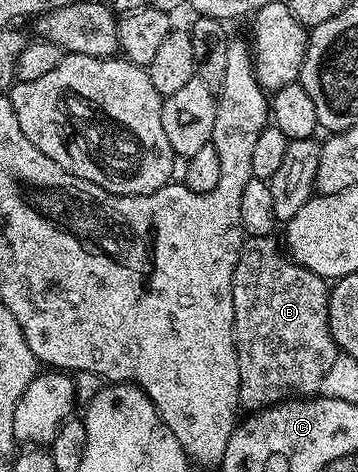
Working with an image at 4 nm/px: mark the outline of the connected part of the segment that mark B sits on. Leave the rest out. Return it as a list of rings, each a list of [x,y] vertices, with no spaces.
[[[248,238],[233,273],[233,329],[241,373],[239,405],[248,412],[289,399],[318,396],[337,354],[329,329],[328,280],[288,257],[273,240]]]

